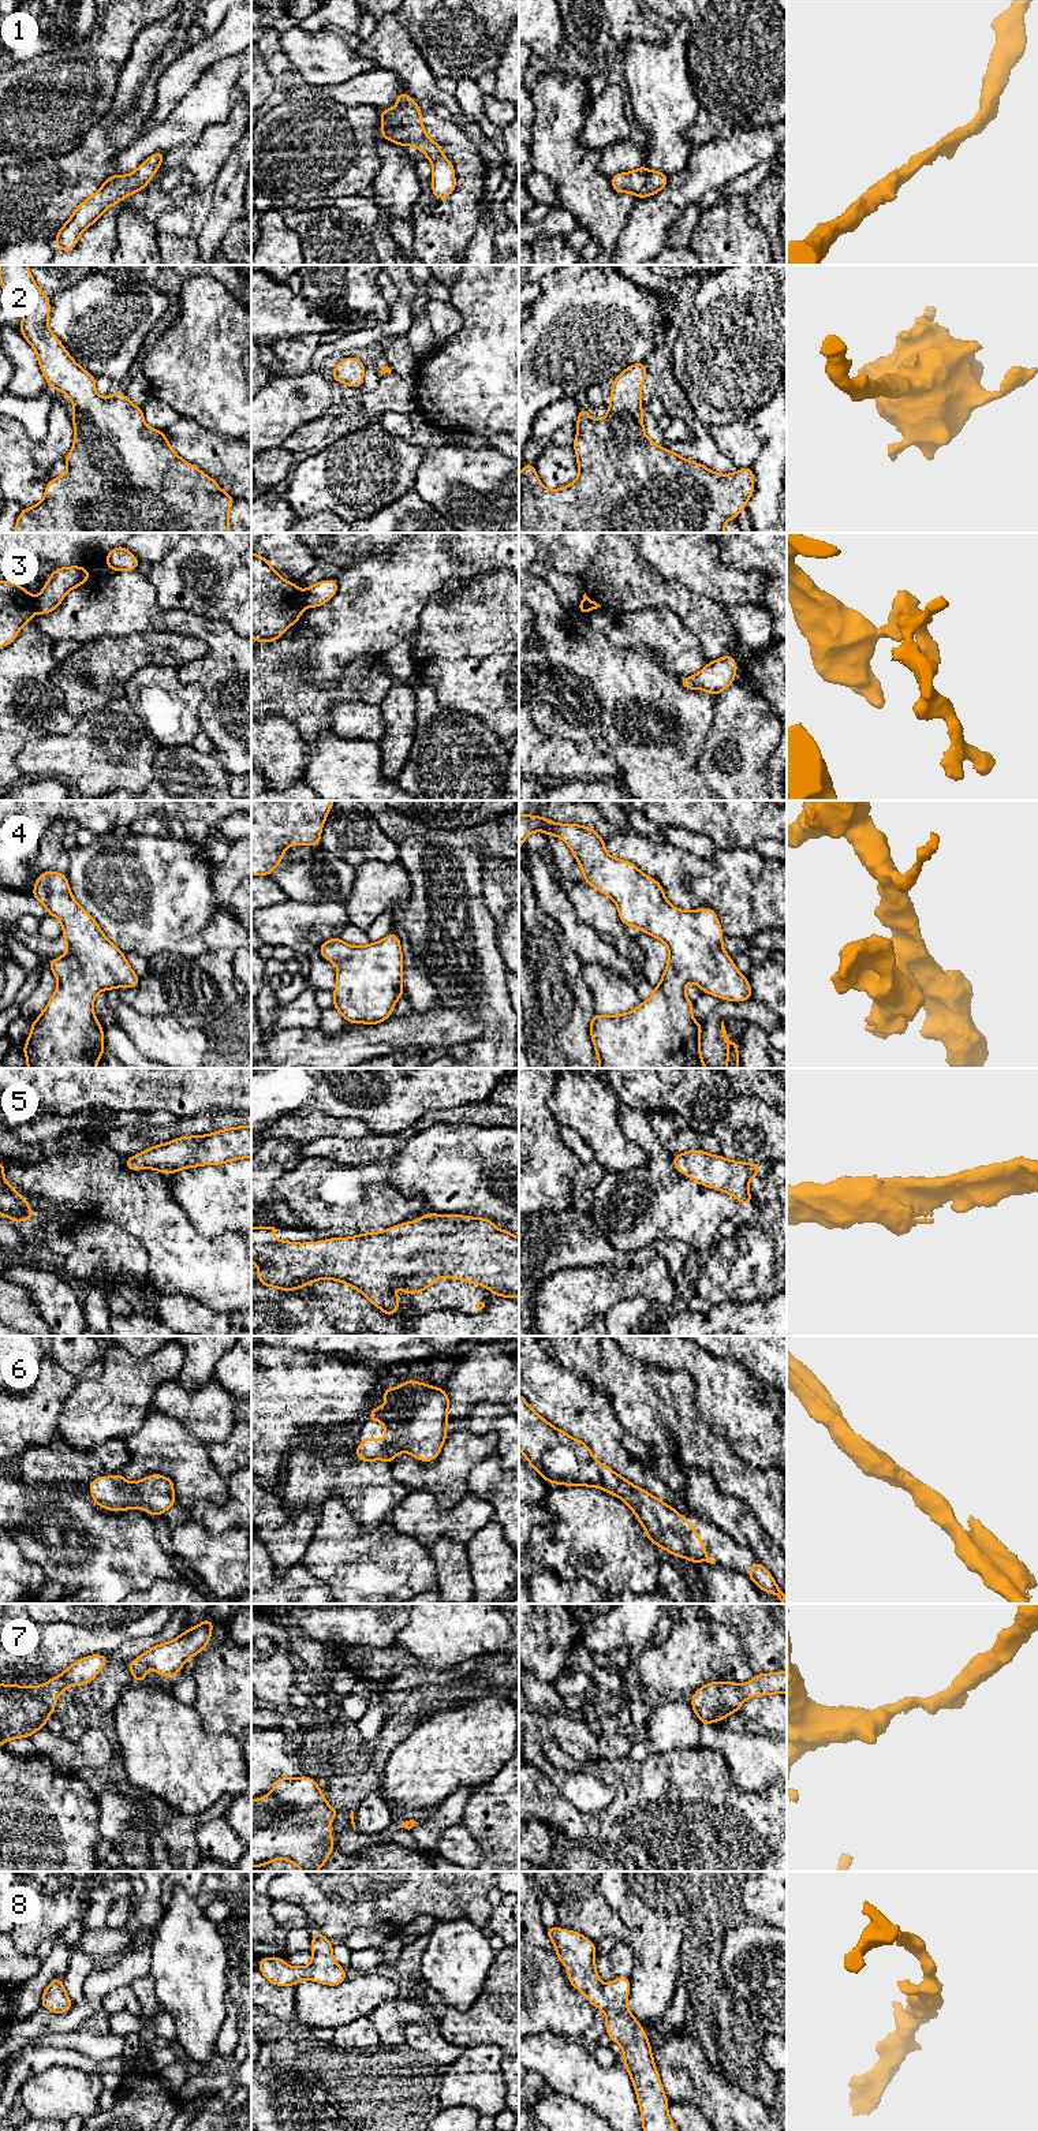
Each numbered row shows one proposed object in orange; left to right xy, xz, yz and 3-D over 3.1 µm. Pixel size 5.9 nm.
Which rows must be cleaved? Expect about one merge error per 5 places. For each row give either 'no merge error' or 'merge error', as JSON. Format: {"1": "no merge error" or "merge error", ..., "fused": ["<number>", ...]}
{"1": "no merge error", "2": "no merge error", "3": "merge error", "4": "no merge error", "5": "no merge error", "6": "no merge error", "7": "no merge error", "8": "no merge error", "fused": ["3"]}

